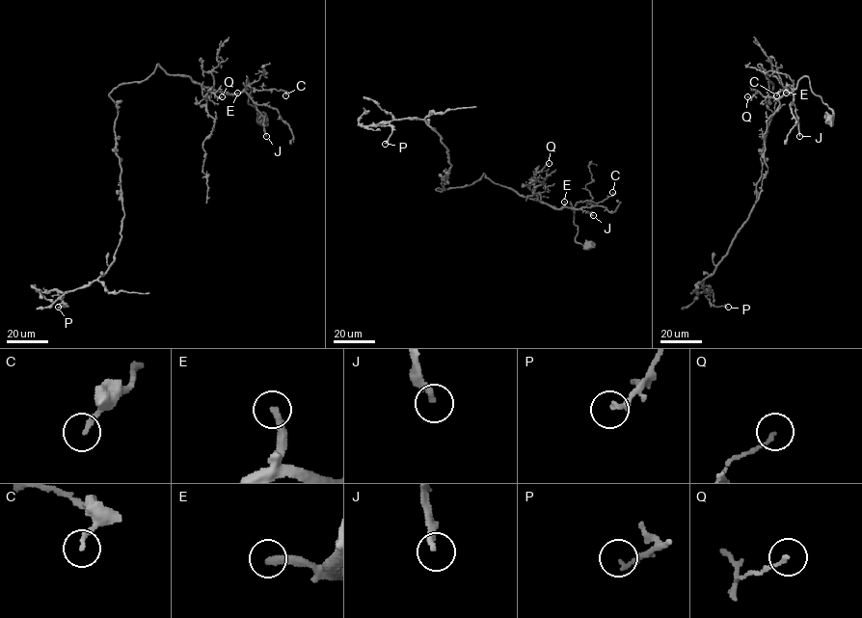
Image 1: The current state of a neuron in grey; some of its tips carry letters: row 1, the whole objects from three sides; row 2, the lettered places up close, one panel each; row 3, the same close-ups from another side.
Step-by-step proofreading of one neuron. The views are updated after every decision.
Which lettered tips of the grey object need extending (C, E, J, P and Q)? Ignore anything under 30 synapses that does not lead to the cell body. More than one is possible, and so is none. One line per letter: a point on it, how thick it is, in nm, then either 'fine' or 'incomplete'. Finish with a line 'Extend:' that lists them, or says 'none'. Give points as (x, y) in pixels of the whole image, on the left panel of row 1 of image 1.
C: (285, 95) | 170 nm | fine
E: (237, 93) | 300 nm | incomplete
J: (266, 136) | 240 nm | incomplete
P: (58, 307) | 190 nm | fine
Q: (222, 96) | 130 nm | fine
Extend: E, J

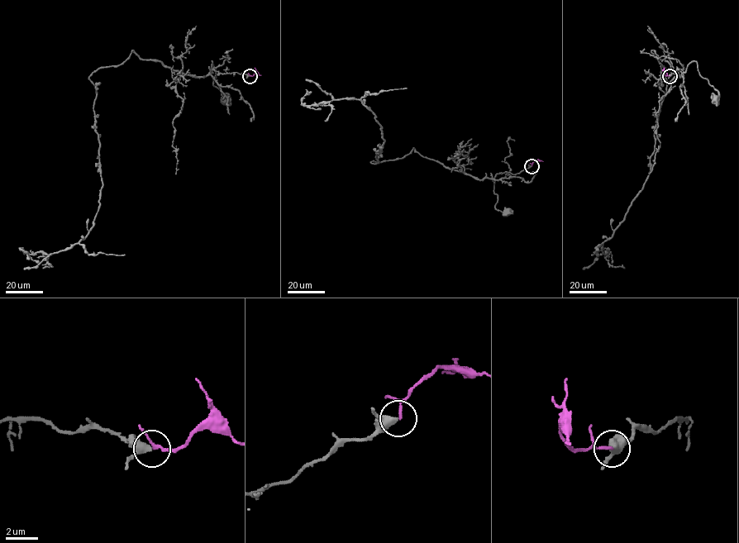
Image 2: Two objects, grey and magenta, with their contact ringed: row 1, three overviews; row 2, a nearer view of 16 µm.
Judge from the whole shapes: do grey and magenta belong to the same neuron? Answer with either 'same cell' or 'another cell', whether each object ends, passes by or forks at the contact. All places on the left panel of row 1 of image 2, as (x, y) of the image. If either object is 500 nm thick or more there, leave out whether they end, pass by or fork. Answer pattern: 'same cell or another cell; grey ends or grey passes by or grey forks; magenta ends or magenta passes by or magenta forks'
same cell; grey passes by; magenta ends

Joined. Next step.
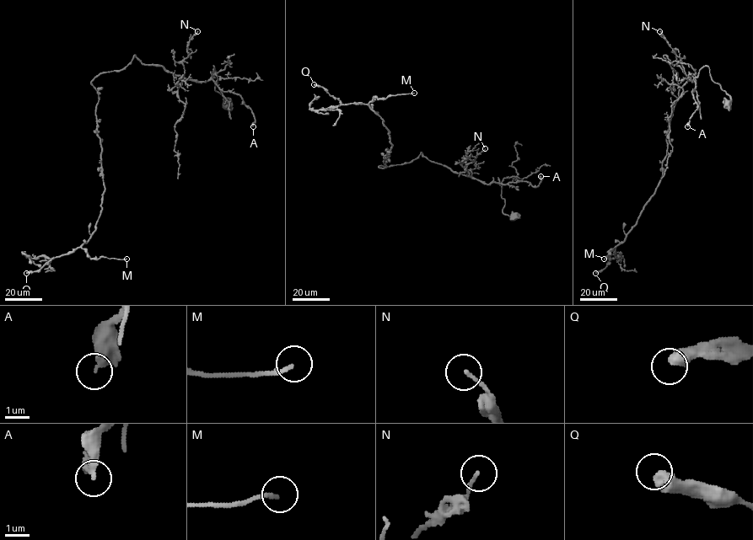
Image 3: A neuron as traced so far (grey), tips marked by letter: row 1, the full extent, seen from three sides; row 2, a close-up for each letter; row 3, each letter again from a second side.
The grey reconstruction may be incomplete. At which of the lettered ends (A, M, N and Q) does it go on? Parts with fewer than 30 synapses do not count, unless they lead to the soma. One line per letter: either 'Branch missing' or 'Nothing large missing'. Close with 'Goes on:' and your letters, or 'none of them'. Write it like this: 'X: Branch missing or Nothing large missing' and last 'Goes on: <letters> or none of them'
A: Nothing large missing
M: Nothing large missing
N: Nothing large missing
Q: Nothing large missing
Goes on: none of them

